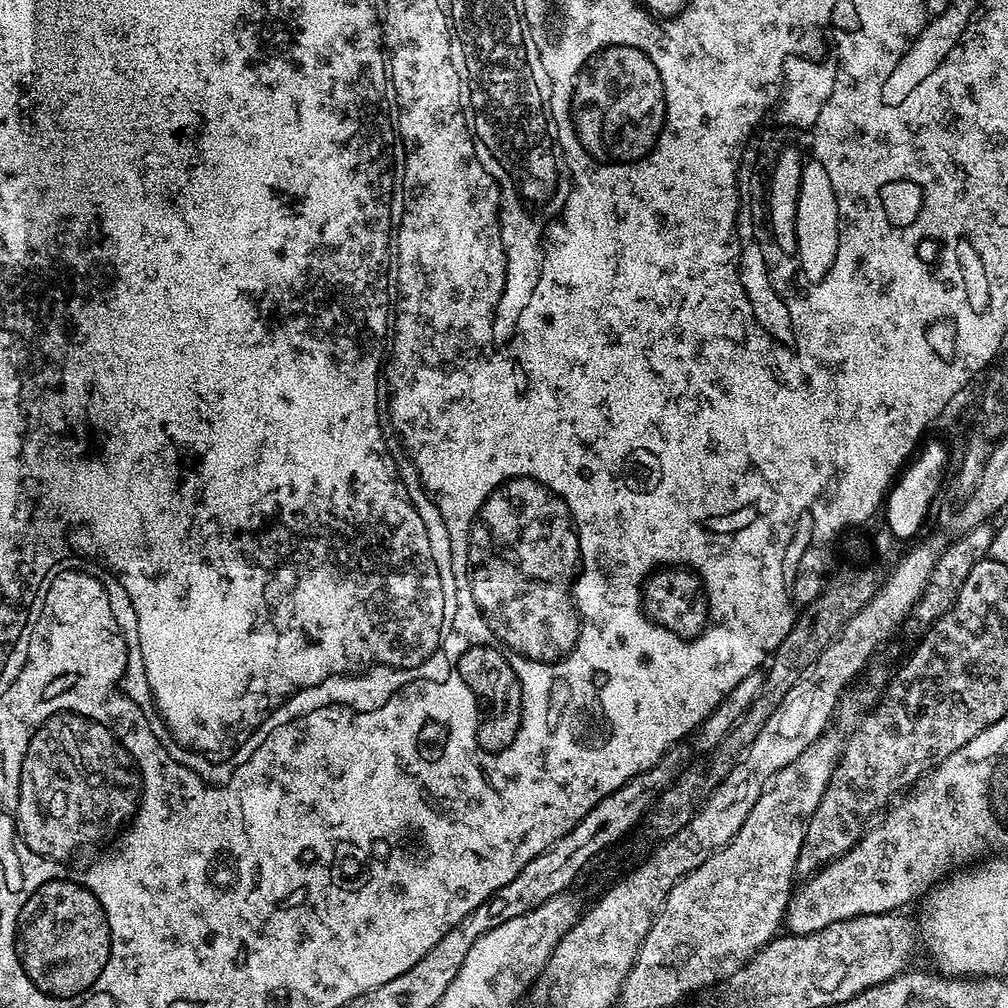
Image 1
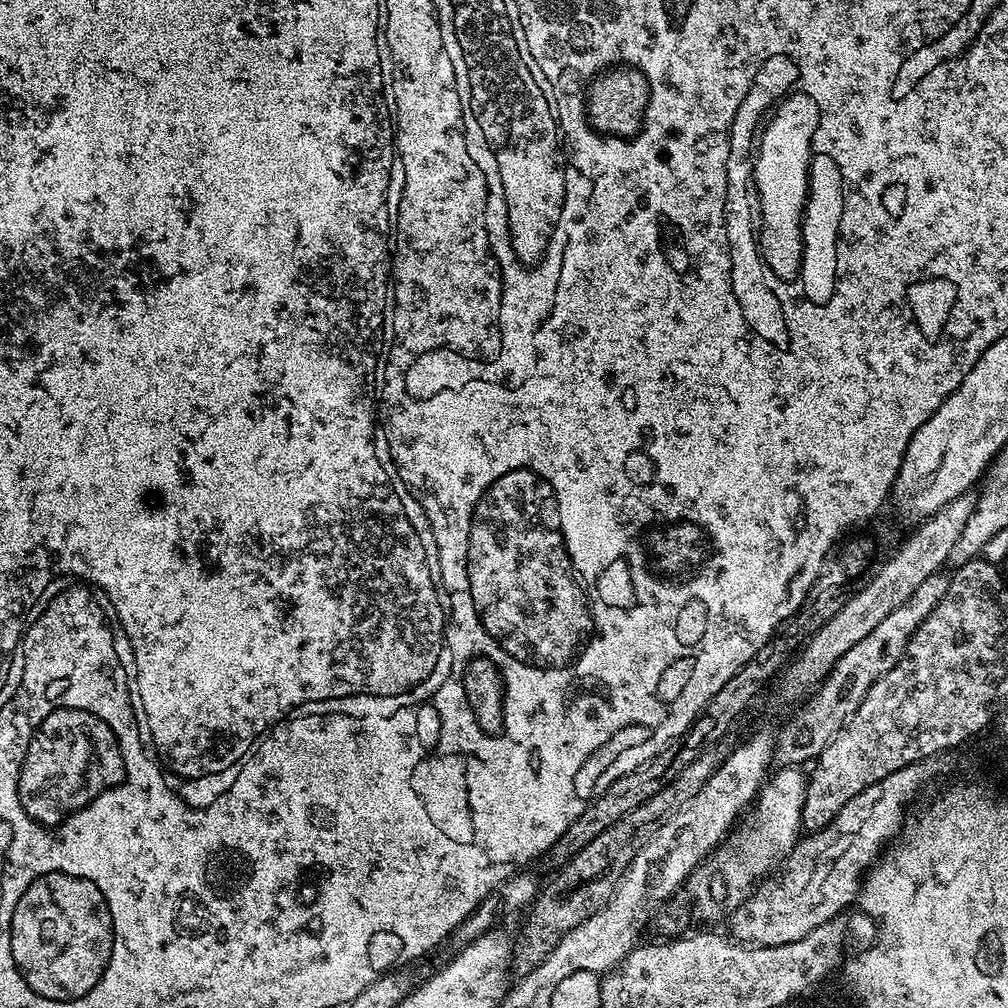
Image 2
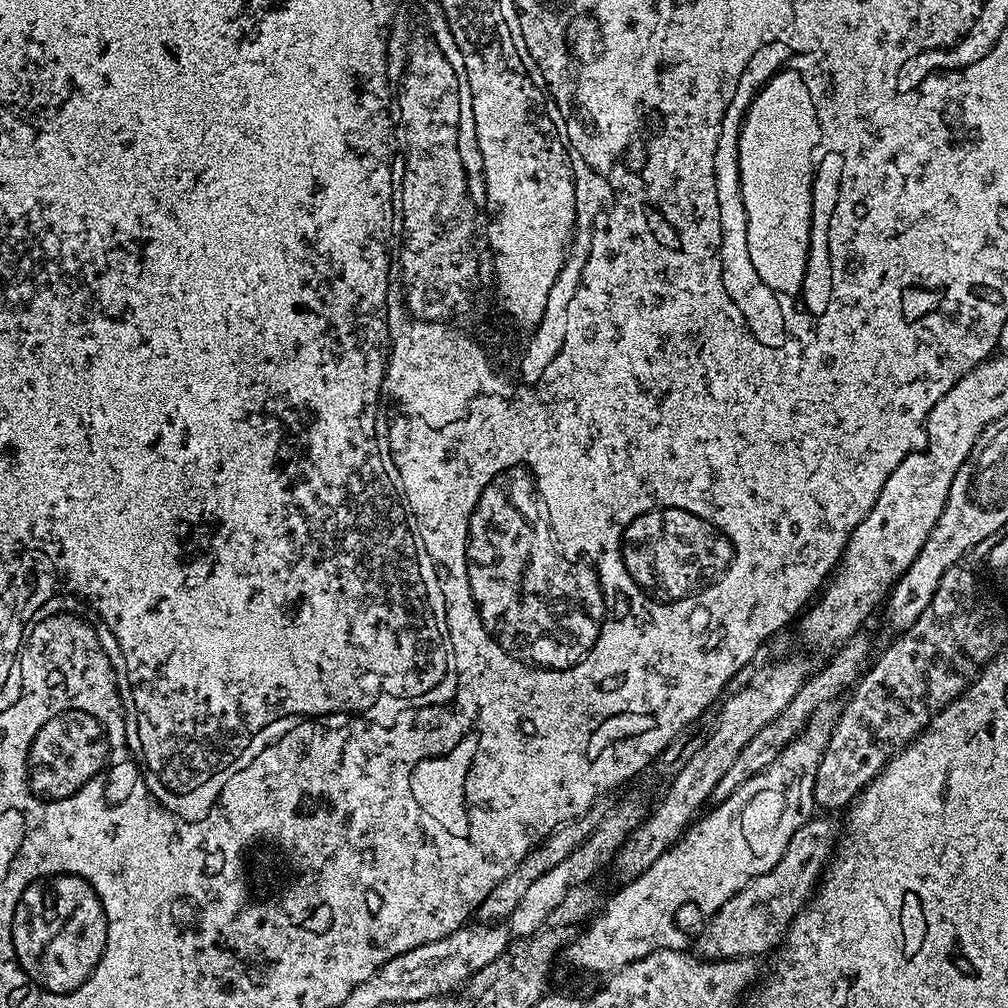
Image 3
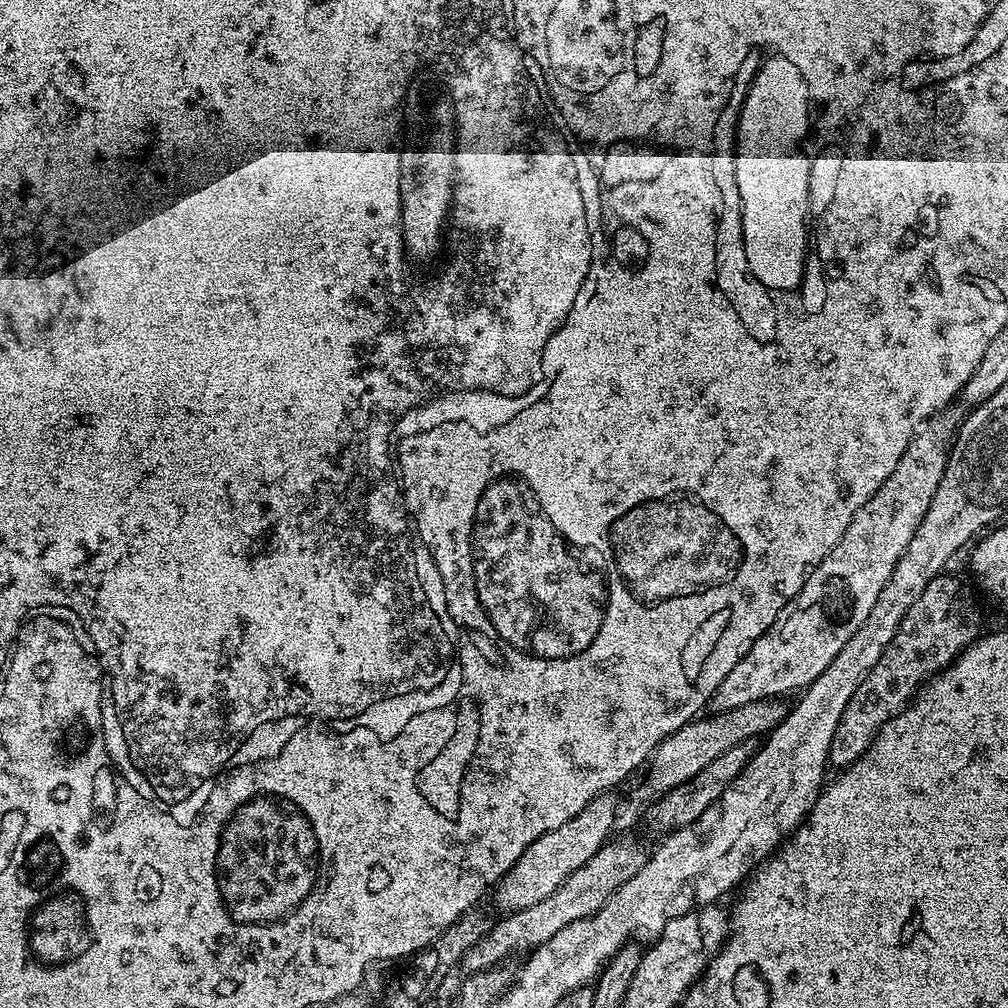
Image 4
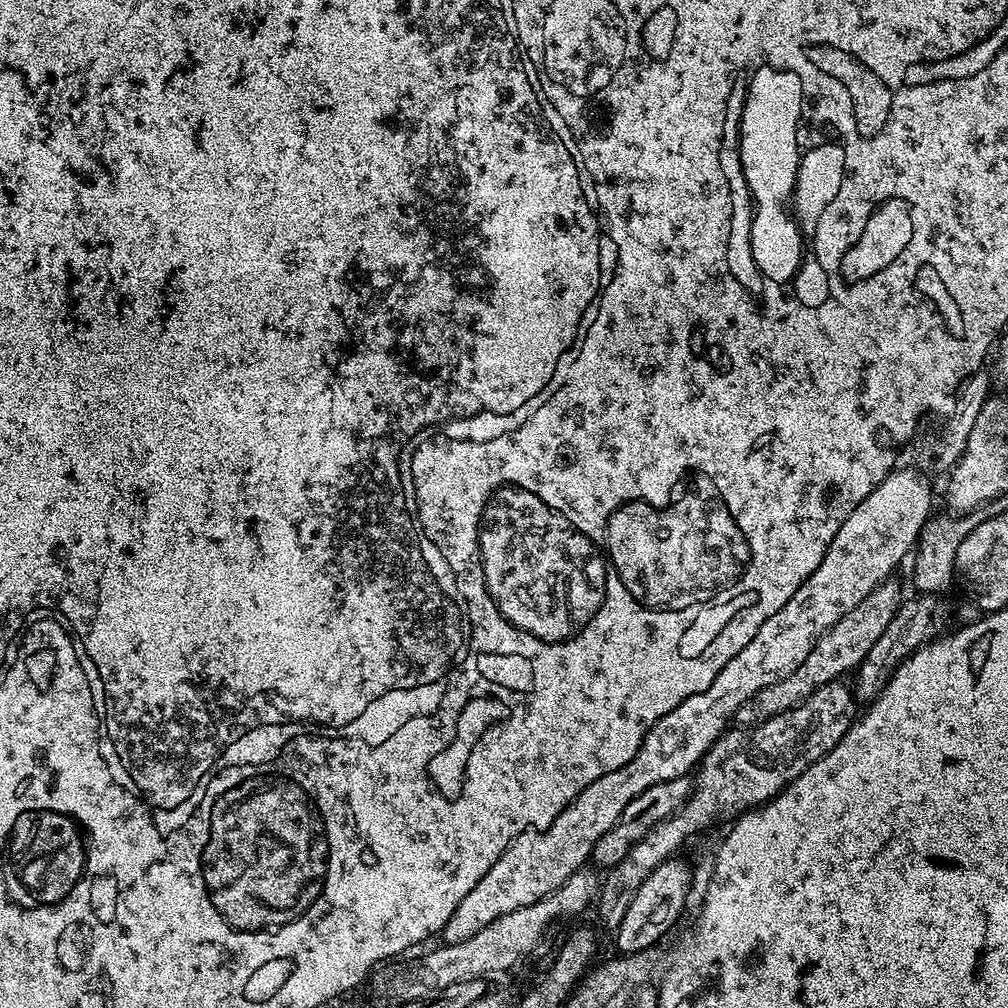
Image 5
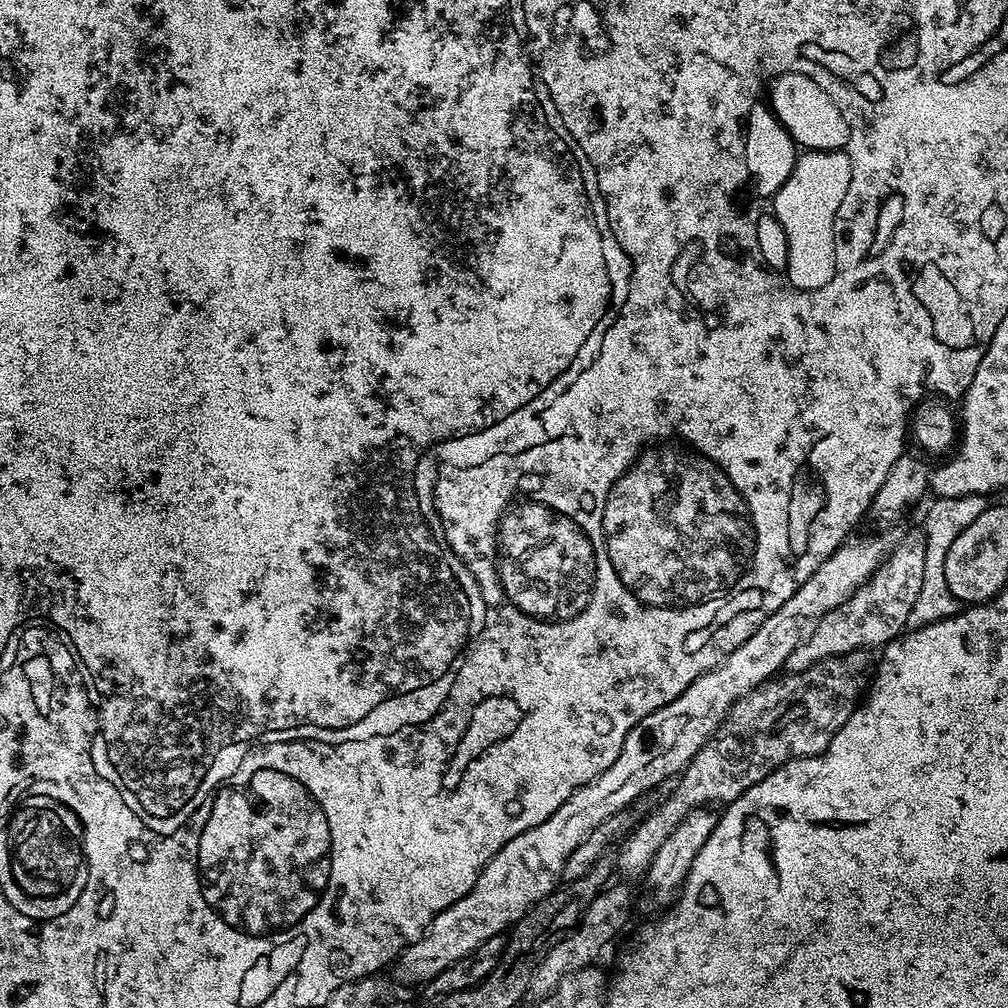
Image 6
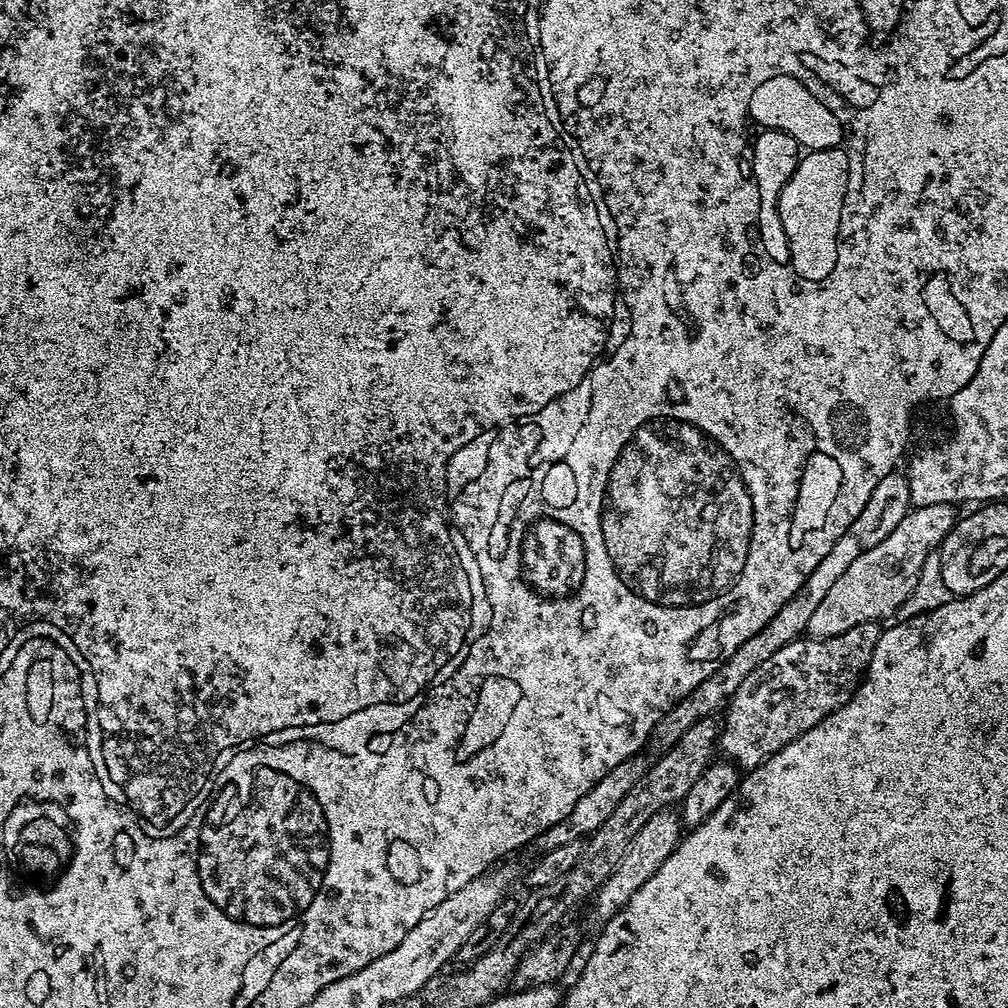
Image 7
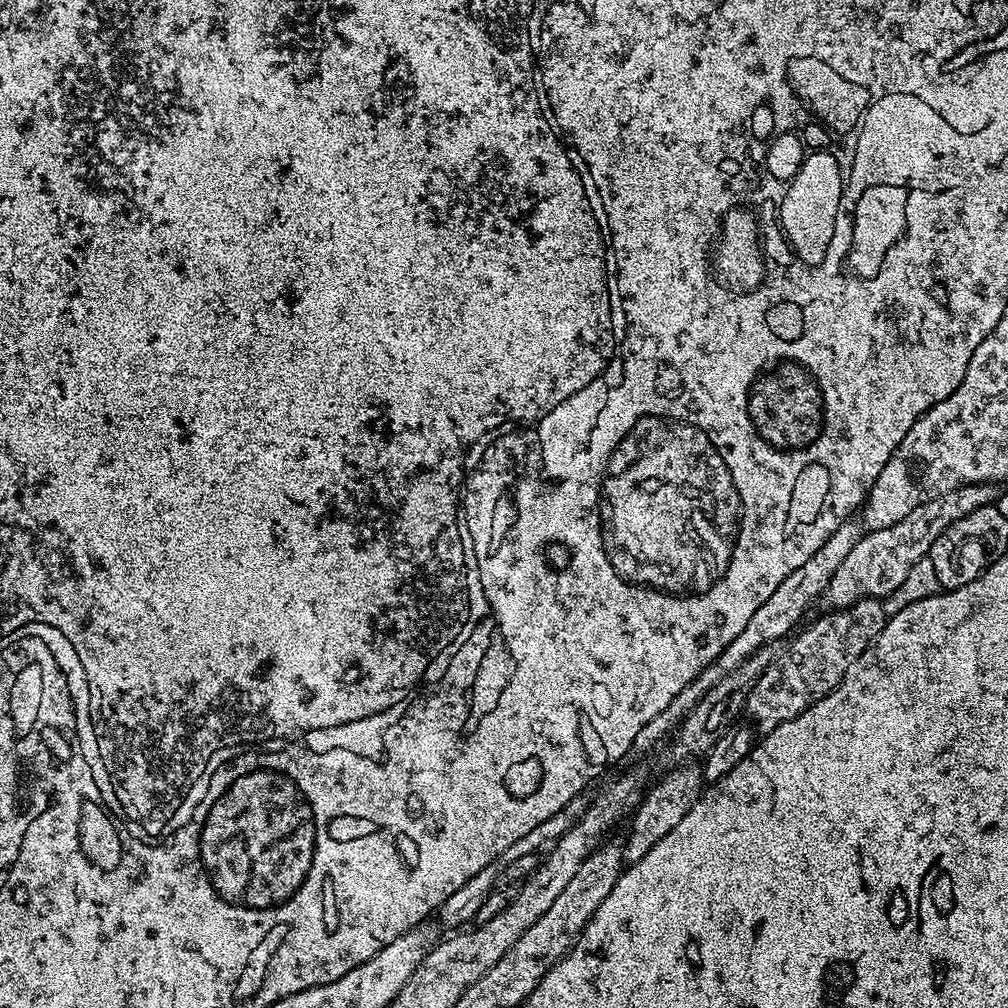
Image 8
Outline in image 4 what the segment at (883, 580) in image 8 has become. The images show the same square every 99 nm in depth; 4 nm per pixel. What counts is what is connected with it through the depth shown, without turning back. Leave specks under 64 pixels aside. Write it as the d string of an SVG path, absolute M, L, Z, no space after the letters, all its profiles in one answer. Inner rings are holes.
M780 698L751 700L746 702L746 706L717 711L715 713L717 716L705 715L703 718L694 719L686 726L674 730L674 734L665 738L648 757L646 767L643 769L643 772L645 771L644 781L629 794L625 804L623 801L619 805L616 813L616 828L622 830L622 828L630 827L639 816L641 819L642 813L652 801L674 790L674 786L682 786L682 782L694 778L698 770L706 770L706 766L710 766L714 758L722 758L726 750L747 740L755 741L756 736L763 737L773 732L788 717L789 705L784 703L785 701Z

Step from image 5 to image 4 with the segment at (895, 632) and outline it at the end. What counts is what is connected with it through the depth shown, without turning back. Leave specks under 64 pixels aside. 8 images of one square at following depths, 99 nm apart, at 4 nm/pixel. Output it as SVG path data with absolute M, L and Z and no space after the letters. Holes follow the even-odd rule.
M956 574L935 576L926 590L922 590L918 602L906 610L906 618L902 618L890 646L886 646L874 670L866 674L862 686L854 690L854 698L846 702L846 710L842 710L838 730L834 730L828 751L831 767L843 770L855 760L860 760L880 727L904 711L922 686L927 685L936 673L943 672L965 648L969 648L980 637L985 627L980 604L975 594L960 579Z

